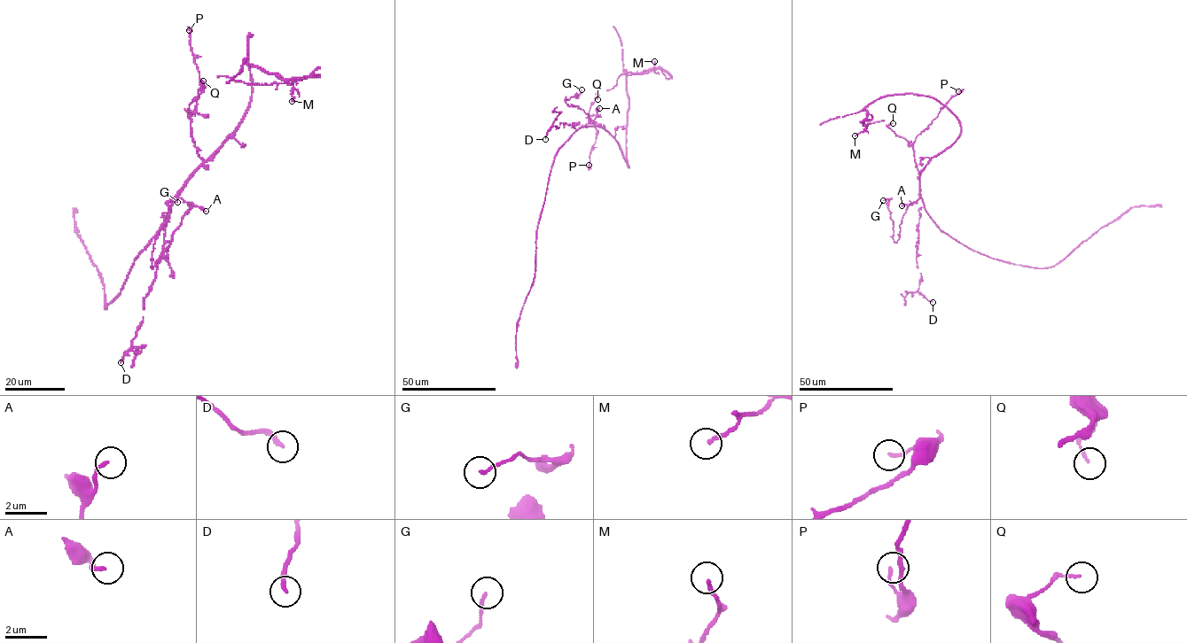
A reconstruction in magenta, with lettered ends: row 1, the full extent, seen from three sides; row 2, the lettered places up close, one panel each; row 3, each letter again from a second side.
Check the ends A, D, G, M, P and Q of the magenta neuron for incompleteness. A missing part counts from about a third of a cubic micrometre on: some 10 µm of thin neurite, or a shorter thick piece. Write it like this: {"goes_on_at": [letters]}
{"goes_on_at": []}

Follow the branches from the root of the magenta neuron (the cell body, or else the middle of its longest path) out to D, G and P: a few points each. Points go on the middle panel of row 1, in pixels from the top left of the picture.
D: (580, 127), (576, 130), (573, 123), (560, 123), (559, 127), (552, 124), (545, 139)
G: (580, 127), (589, 123), (589, 116), (578, 106), (568, 106), (565, 99), (578, 96), (581, 89)
P: (580, 127), (598, 126), (590, 120), (597, 132), (589, 155), (589, 165)

